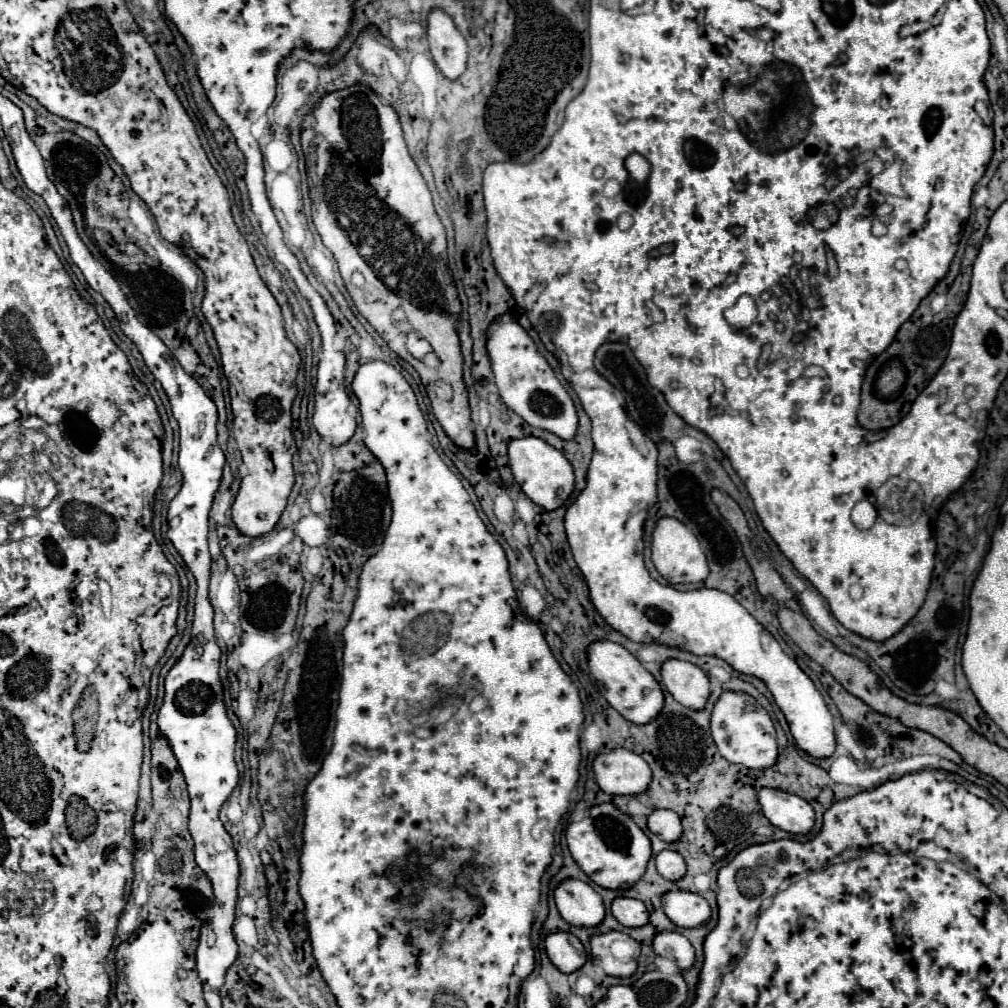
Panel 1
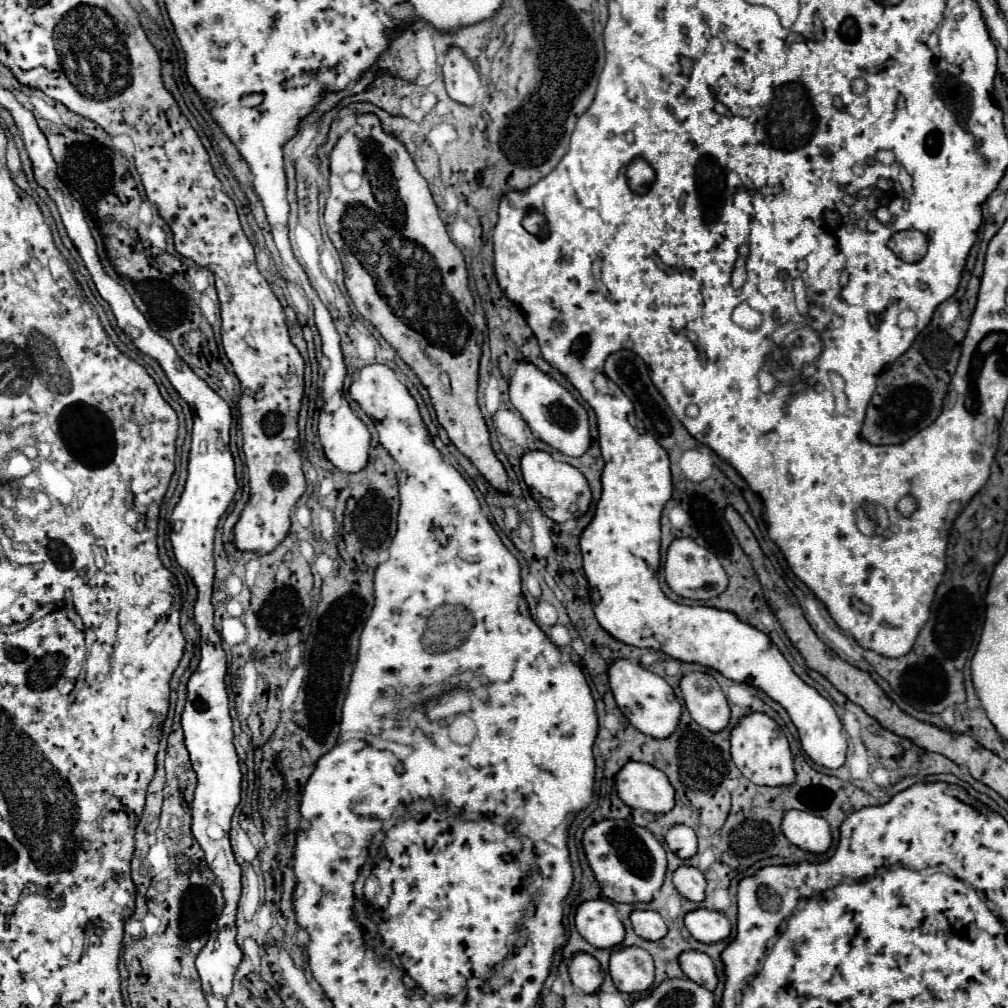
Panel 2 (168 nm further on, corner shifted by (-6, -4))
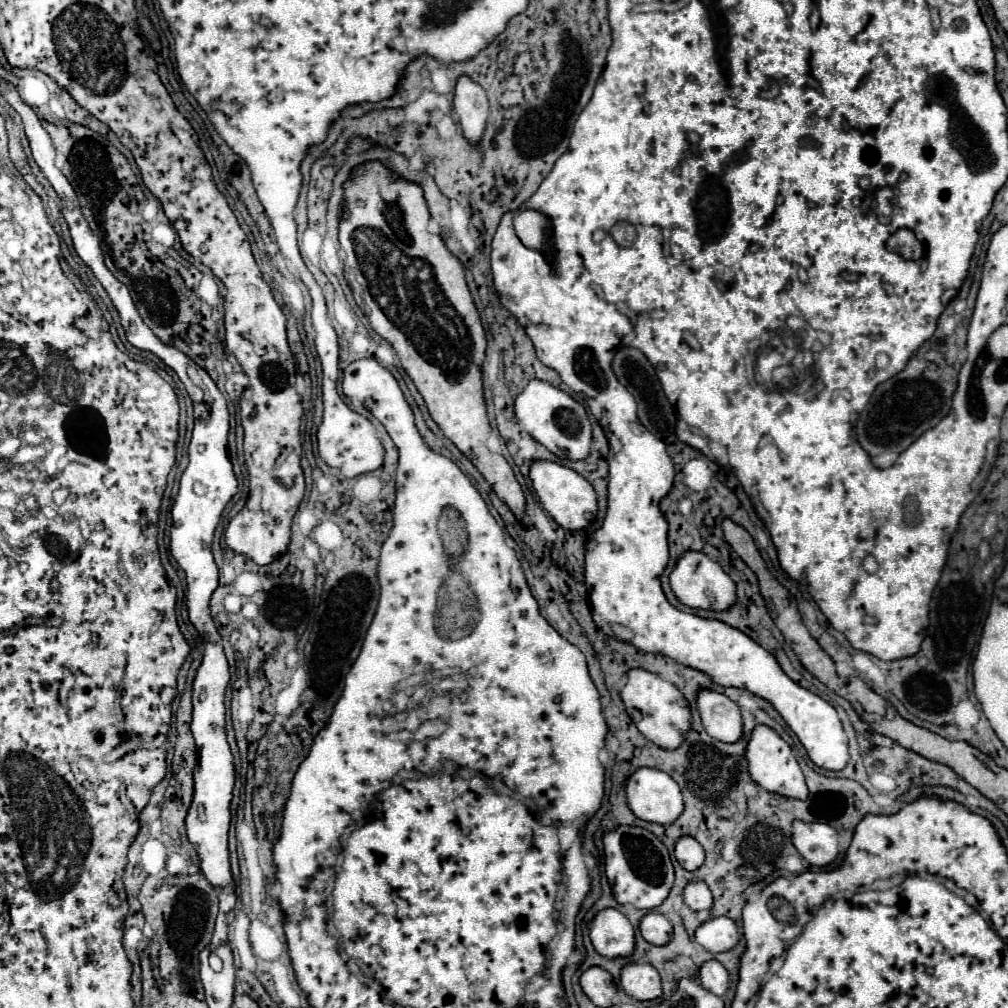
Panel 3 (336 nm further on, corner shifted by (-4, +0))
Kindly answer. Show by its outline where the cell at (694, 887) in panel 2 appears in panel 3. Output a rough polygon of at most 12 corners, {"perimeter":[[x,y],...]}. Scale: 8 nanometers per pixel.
{"perimeter":[[704,881],[684,887],[684,901],[692,911],[710,909],[712,893]]}

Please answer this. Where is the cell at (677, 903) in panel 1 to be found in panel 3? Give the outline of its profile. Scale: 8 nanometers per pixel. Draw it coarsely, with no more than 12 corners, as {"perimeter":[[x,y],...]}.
{"perimeter":[[712,917],[696,927],[694,939],[708,951],[738,943],[730,917]]}

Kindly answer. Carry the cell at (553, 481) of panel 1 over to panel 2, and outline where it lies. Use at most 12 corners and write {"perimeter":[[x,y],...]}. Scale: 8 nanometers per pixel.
{"perimeter":[[544,451],[524,453],[522,477],[556,523],[590,507],[586,477]]}

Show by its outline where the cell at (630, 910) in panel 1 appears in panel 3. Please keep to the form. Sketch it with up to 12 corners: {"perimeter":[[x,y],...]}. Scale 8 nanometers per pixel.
{"perimeter":[[650,911],[640,921],[648,943],[664,945],[672,925],[664,915]]}

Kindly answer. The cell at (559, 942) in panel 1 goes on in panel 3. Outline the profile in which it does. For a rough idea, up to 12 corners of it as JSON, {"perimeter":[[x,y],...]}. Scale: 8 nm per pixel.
{"perimeter":[[602,967],[580,975],[582,991],[596,1007],[614,1005],[616,983]]}

